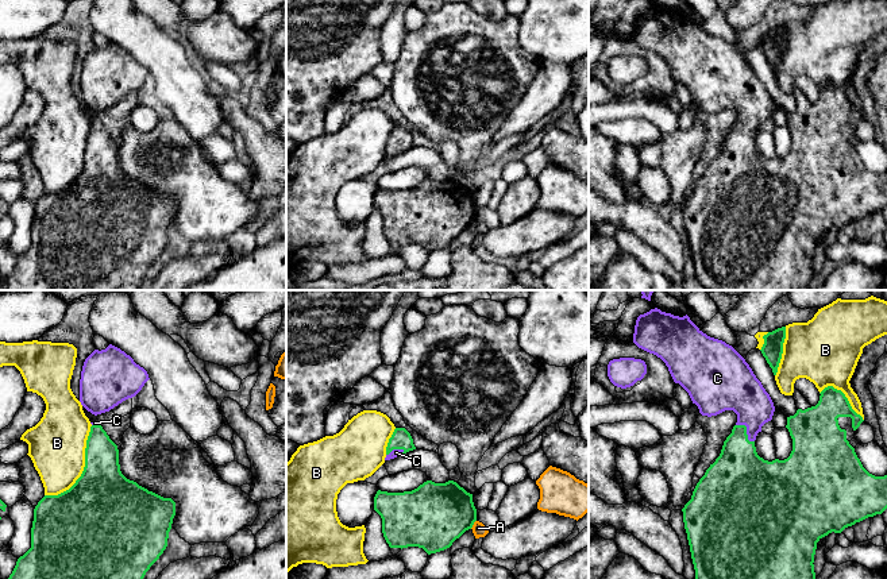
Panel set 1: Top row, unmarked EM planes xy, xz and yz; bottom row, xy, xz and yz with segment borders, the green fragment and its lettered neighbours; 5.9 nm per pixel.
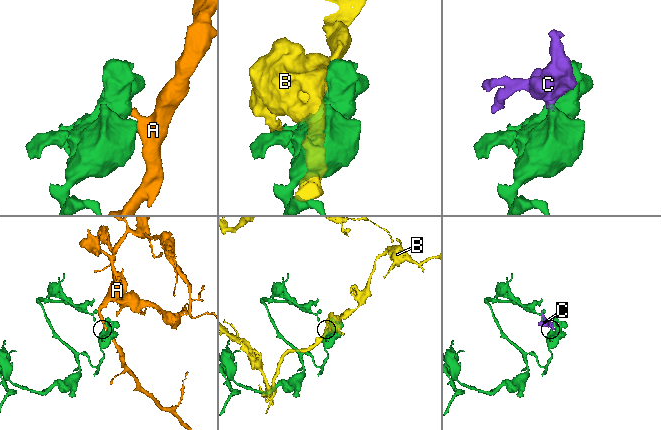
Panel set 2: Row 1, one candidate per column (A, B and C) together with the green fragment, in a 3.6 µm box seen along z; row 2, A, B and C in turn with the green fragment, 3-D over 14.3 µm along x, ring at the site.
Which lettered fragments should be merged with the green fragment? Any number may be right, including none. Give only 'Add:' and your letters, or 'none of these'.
Add: C

